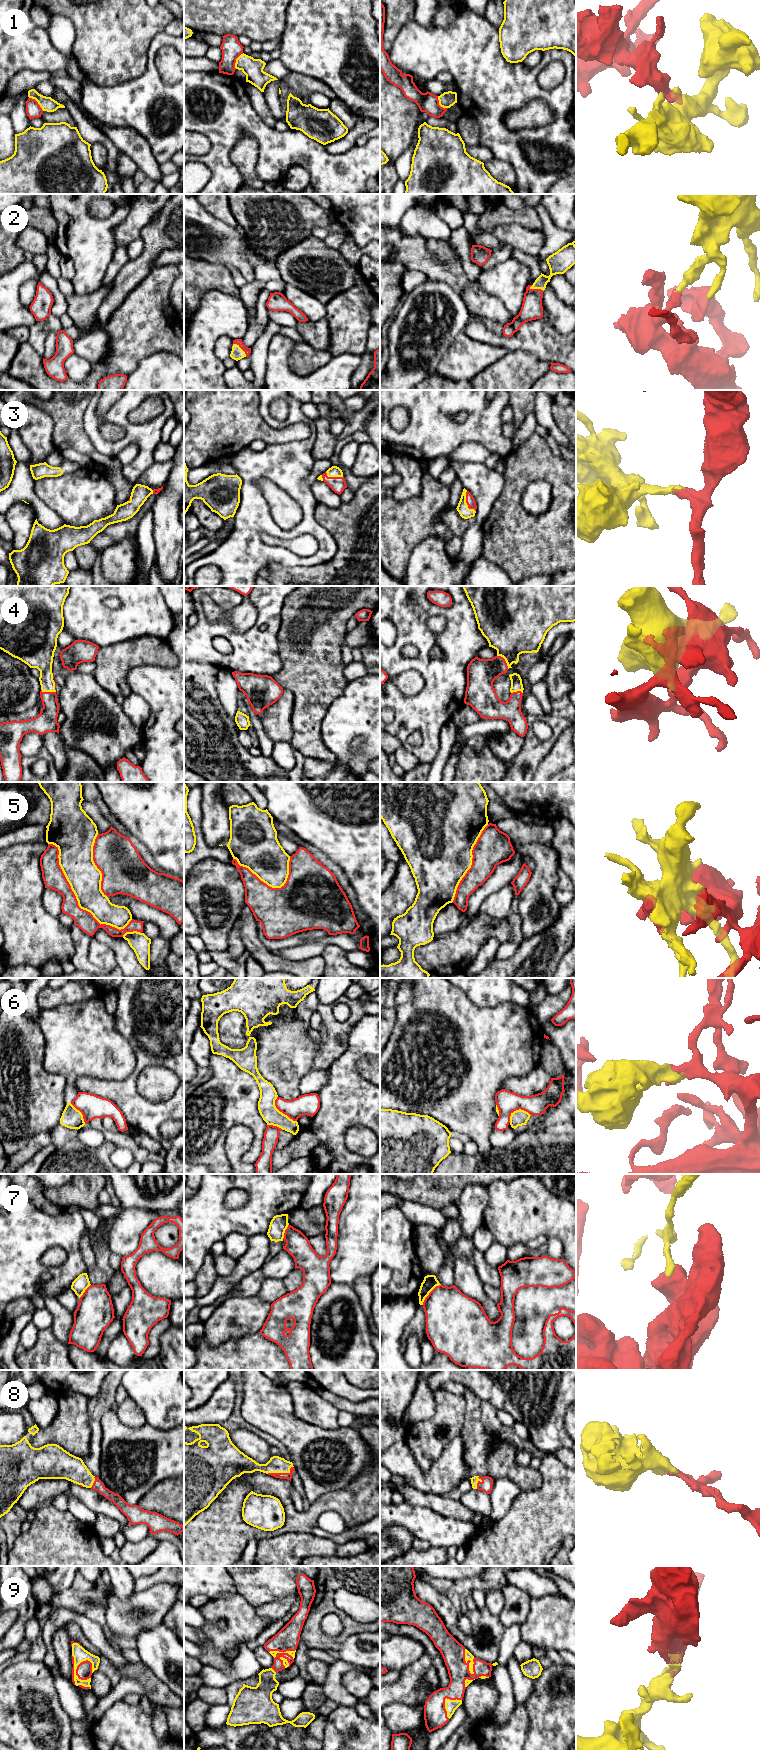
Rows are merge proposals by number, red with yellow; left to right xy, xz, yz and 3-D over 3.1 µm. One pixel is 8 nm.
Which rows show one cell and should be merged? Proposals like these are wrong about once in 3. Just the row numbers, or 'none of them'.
2, 3, 4, 8, 9

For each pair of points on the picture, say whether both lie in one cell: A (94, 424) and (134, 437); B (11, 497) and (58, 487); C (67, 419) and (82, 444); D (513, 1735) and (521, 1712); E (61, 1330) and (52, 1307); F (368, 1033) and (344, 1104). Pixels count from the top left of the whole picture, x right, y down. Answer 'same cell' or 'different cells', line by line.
A: same cell
B: different cells
C: same cell
D: same cell
E: same cell
F: same cell

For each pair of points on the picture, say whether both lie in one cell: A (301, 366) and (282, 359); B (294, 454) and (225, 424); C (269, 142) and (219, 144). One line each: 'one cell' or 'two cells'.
A: two cells
B: two cells
C: one cell

